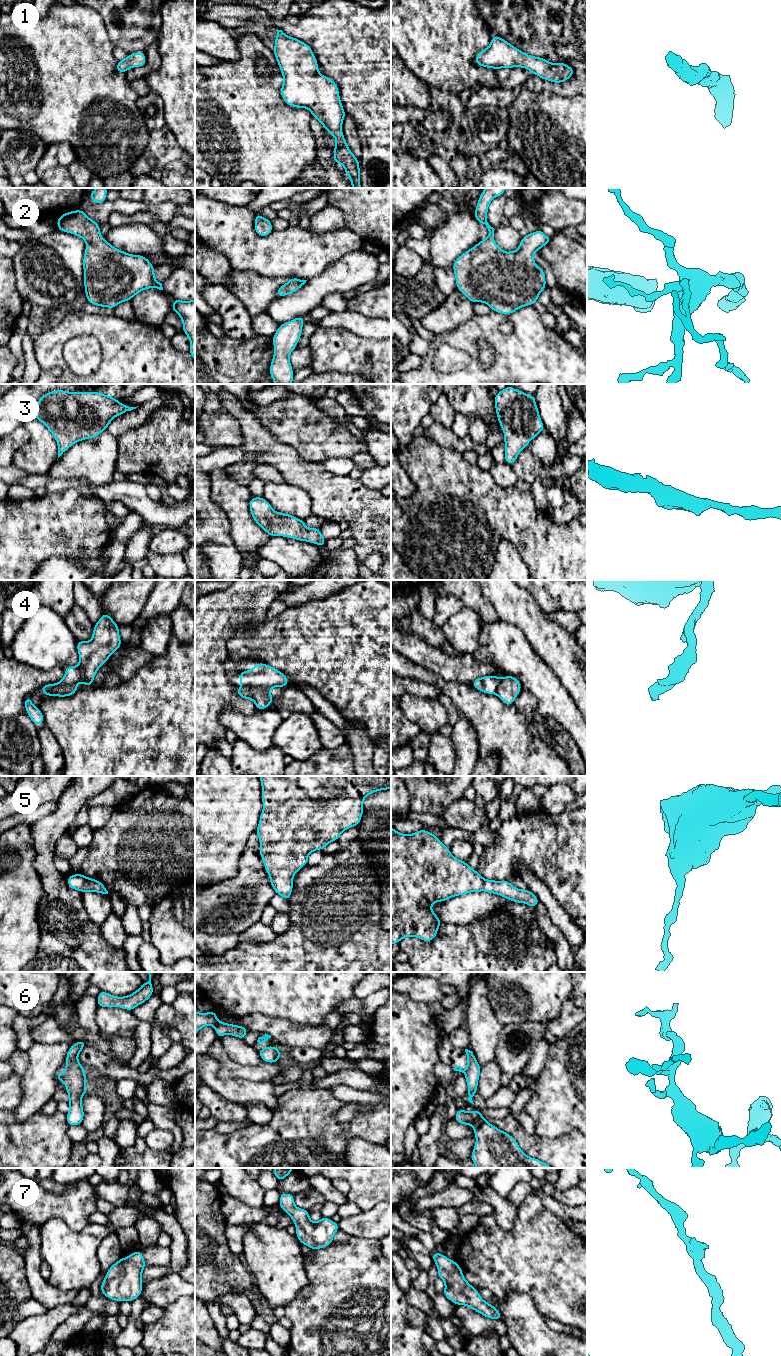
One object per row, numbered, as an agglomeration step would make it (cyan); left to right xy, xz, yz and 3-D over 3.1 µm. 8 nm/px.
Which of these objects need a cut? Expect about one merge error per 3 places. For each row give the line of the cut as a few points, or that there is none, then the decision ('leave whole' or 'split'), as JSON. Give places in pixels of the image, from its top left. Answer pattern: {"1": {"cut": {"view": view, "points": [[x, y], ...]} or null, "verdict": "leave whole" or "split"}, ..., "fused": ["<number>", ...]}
{"1": {"cut": null, "verdict": "leave whole"}, "2": {"cut": null, "verdict": "leave whole"}, "3": {"cut": null, "verdict": "leave whole"}, "4": {"cut": {"view": "xz", "points": [[243, 685], [270, 688]]}, "verdict": "split"}, "5": {"cut": null, "verdict": "leave whole"}, "6": {"cut": {"view": "xz", "points": [[266, 1047], [258, 1051]]}, "verdict": "split"}, "7": {"cut": null, "verdict": "leave whole"}, "fused": ["4", "6"]}

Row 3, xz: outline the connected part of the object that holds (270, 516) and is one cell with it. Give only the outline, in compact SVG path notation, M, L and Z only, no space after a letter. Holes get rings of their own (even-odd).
M252 497L249 502L250 513L255 522L272 536L291 537L295 540L315 543L324 547L326 539L319 528L306 528L305 521L297 517L276 512L263 497Z

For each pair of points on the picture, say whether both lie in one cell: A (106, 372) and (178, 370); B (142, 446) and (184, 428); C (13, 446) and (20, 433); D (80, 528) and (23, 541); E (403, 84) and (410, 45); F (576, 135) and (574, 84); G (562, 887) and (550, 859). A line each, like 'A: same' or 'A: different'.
A: same
B: same
C: same
D: same
E: different
F: different
G: same

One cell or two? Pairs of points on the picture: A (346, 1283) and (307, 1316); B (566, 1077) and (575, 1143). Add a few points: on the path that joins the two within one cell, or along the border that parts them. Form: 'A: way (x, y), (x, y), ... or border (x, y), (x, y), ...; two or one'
A: way (336, 1293), (317, 1312); one
B: border (576, 1129), (551, 1138); two

